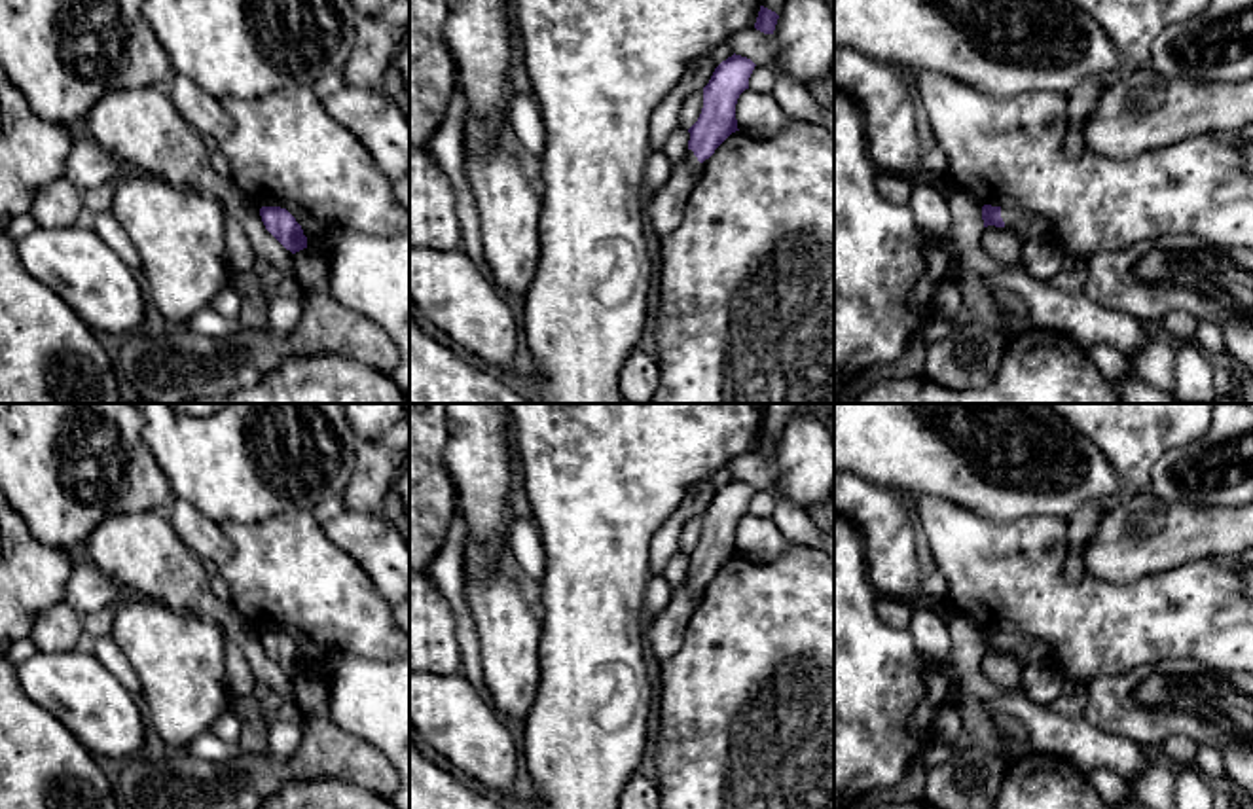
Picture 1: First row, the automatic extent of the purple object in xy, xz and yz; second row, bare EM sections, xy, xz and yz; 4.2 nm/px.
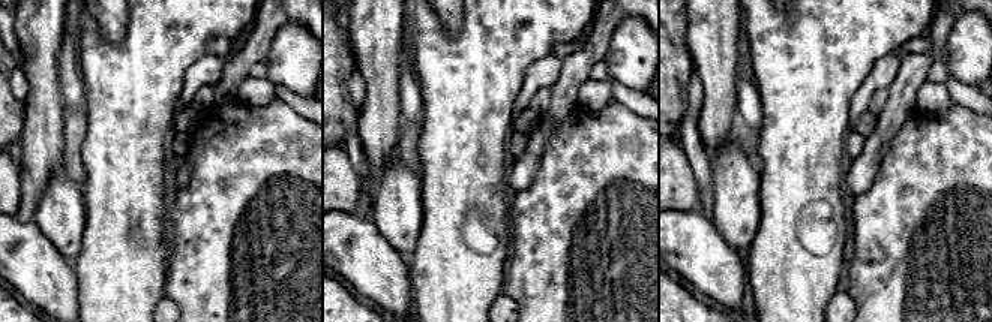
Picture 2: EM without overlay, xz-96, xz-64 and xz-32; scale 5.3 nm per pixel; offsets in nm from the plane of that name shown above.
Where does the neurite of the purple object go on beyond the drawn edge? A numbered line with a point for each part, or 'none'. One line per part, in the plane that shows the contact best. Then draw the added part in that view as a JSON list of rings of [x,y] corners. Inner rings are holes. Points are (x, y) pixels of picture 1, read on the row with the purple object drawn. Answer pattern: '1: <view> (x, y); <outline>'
1: yz (1024, 224); [[[1014,205],[1001,207],[1005,227],[1014,231],[1022,241],[1050,235],[1052,227],[1046,218],[1035,216]]]

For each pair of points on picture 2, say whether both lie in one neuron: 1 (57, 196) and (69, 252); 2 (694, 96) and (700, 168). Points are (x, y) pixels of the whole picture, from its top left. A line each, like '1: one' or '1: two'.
1: one
2: one

